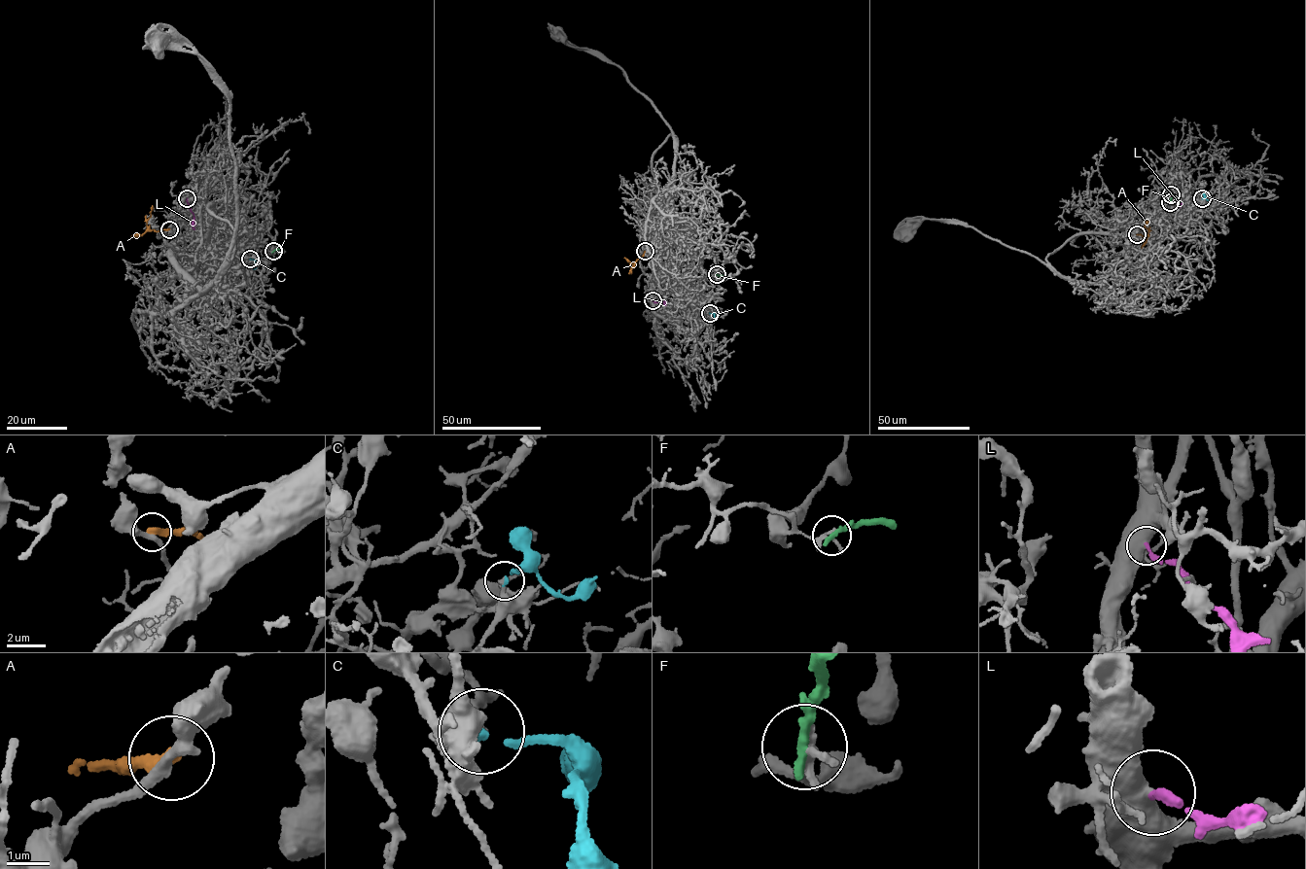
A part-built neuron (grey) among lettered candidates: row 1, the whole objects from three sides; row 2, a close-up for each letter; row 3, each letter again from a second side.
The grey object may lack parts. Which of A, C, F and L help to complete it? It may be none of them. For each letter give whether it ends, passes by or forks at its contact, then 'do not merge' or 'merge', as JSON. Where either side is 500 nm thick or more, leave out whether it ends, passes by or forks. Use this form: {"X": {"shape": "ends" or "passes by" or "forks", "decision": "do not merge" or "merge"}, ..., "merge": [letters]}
{"A": {"shape": "ends", "decision": "do not merge"}, "C": {"shape": "ends", "decision": "merge"}, "F": {"shape": "ends", "decision": "do not merge"}, "L": {"decision": "do not merge"}, "merge": ["C"]}

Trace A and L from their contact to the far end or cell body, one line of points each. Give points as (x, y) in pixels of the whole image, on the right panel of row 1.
A: (1137, 234), (1146, 236), (1148, 230), (1145, 225), (1148, 221)
L: (1171, 194), (1180, 207)

